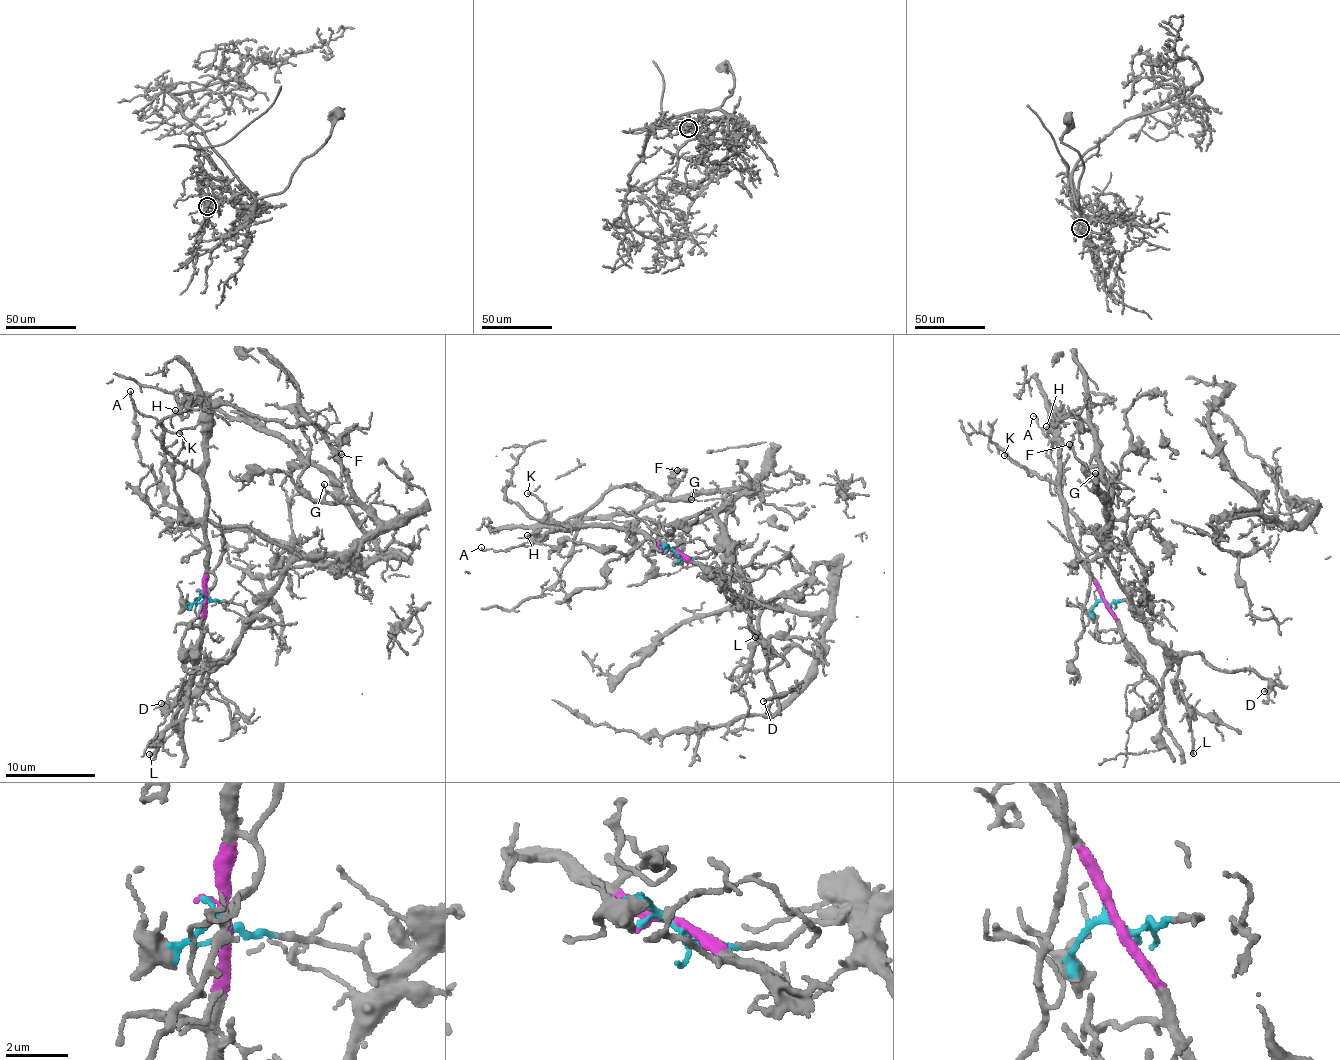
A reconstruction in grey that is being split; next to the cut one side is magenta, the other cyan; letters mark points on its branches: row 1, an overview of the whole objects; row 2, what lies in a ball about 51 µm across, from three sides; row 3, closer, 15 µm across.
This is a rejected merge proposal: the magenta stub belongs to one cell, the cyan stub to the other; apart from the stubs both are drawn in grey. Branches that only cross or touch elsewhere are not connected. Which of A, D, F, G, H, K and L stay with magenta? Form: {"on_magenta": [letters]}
{"on_magenta": ["A", "H", "K"]}

